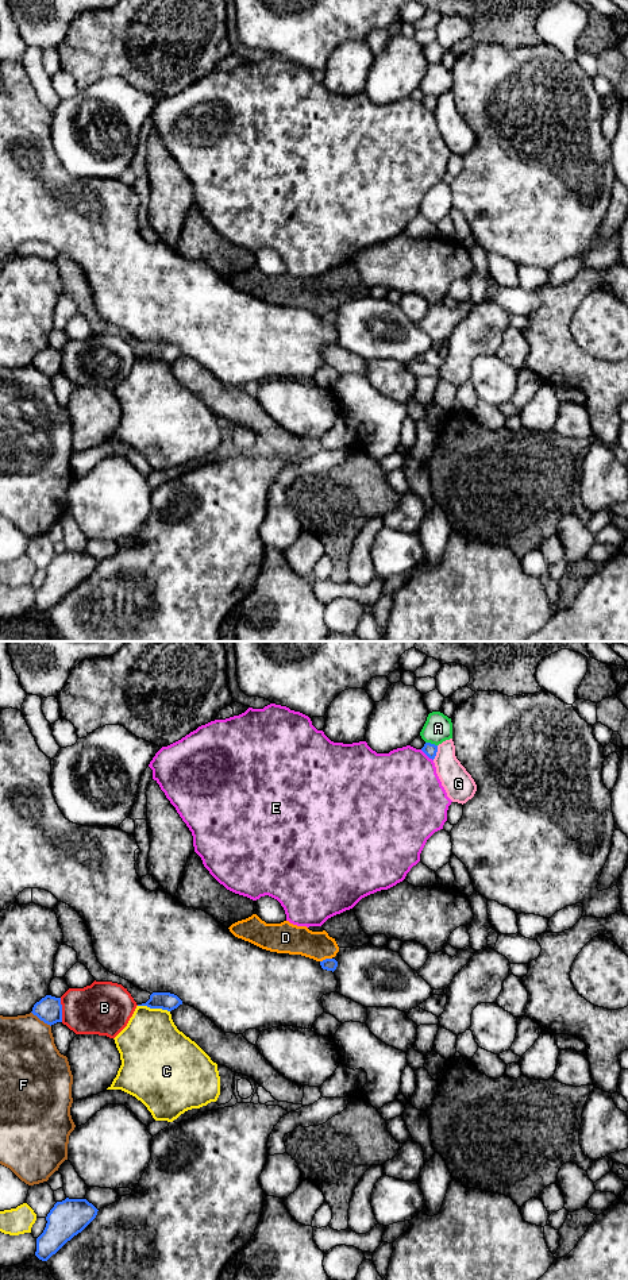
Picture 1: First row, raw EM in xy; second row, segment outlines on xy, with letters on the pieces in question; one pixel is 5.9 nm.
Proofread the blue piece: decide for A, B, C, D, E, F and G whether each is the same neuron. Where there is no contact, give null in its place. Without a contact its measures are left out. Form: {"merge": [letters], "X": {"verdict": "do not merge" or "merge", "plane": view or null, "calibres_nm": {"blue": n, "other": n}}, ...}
{"merge": [], "A": {"verdict": "do not merge", "plane": "xy", "calibres_nm": {"blue": 80, "other": 170}}, "B": {"verdict": "do not merge", "plane": "xy", "calibres_nm": {"blue": 160, "other": 320}}, "C": {"verdict": "do not merge", "plane": "xy", "calibres_nm": {"blue": 110, "other": 380}}, "D": {"verdict": "do not merge", "plane": "xy", "calibres_nm": {"blue": 80, "other": 180}}, "E": {"verdict": "do not merge", "plane": "xy", "calibres_nm": {"blue": 80, "other": 440}}, "F": {"verdict": "do not merge", "plane": "xy", "calibres_nm": {"blue": 160, "other": 360}}, "G": {"verdict": "do not merge", "plane": "xy", "calibres_nm": {"blue": 80, "other": 180}}}

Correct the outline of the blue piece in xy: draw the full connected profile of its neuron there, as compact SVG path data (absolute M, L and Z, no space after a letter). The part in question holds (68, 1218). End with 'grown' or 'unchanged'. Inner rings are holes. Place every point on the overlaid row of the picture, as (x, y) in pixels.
M86 1199L57 1202L46 1217L46 1227L36 1238L35 1256L47 1261L68 1241L81 1233L97 1215L97 1208Z; unchanged

